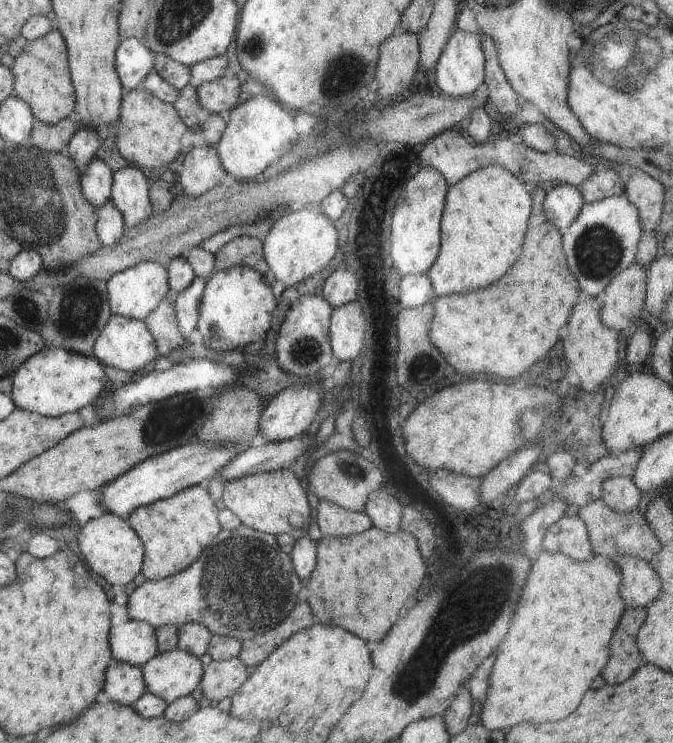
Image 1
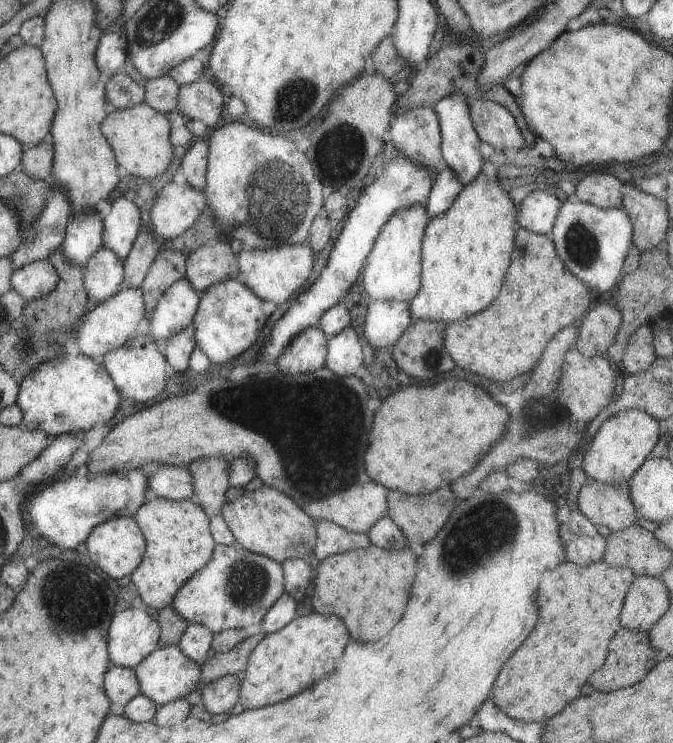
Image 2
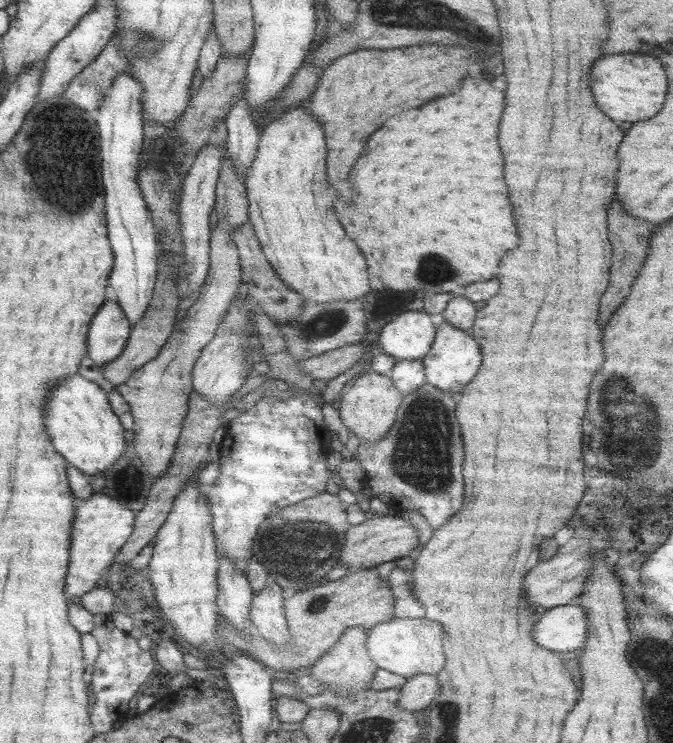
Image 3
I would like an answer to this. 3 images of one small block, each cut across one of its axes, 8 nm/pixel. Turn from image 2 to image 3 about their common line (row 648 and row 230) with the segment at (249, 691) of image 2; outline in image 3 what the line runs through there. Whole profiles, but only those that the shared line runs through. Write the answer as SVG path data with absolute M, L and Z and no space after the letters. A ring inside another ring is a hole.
M299 106L285 112L275 122L263 126L259 132L257 152L243 180L247 198L247 224L251 224L255 238L259 240L261 254L279 278L283 286L295 292L305 306L309 304L331 304L331 302L353 302L355 298L369 292L365 260L359 254L355 242L345 236L339 226L331 200L327 196L325 180L325 138L323 130L313 122L313 114Z

